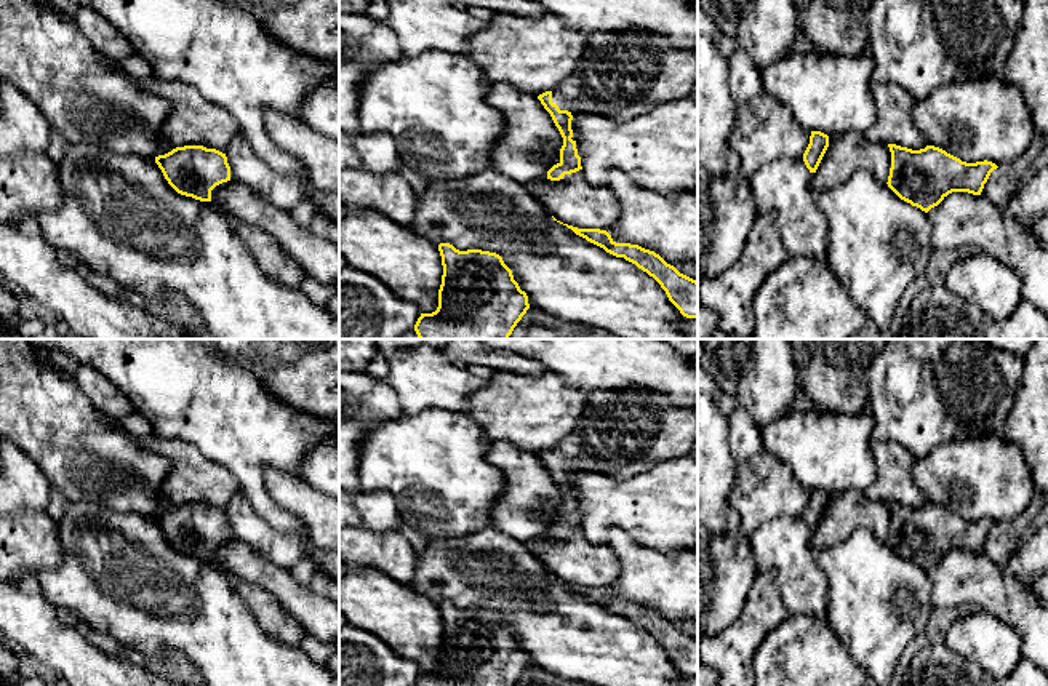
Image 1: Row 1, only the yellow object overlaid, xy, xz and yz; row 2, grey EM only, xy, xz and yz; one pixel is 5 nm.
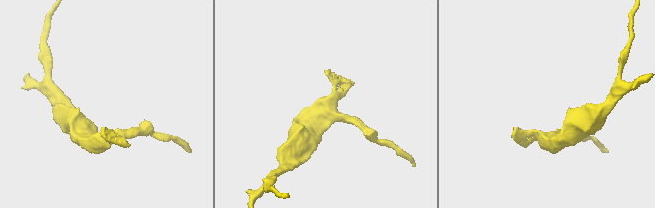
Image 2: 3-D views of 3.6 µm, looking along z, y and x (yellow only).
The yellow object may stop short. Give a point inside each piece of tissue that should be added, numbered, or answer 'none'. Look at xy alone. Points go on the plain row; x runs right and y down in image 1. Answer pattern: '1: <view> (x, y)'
none

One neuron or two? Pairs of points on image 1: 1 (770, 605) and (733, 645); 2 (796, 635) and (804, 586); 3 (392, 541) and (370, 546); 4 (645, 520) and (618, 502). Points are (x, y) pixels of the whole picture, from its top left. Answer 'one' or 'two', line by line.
1: one
2: two
3: one
4: one

